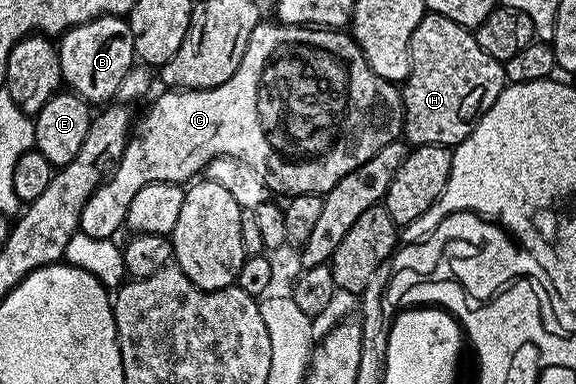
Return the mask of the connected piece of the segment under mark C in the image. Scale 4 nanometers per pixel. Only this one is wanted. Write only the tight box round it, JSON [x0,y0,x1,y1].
[79,20,405,239]

